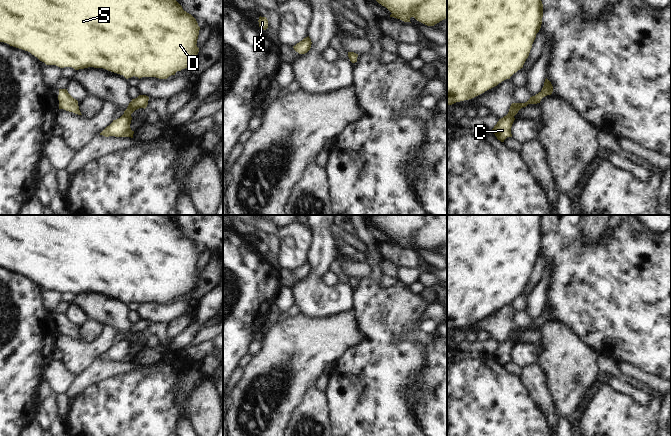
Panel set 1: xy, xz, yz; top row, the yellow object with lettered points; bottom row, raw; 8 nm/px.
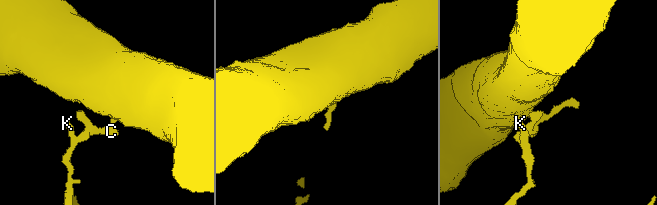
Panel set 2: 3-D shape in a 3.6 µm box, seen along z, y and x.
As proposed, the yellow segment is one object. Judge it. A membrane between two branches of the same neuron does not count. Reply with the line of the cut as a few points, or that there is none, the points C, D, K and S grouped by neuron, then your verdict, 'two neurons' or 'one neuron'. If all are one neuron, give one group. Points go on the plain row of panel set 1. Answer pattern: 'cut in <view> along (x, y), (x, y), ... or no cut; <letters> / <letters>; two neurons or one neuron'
cut in xy along (124, 336), (130, 340); C K / D S; two neurons

